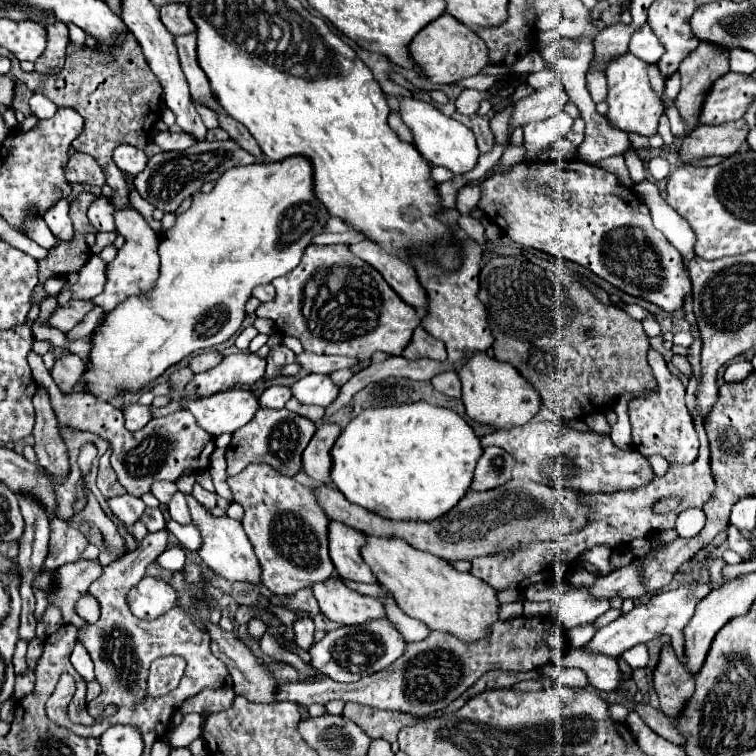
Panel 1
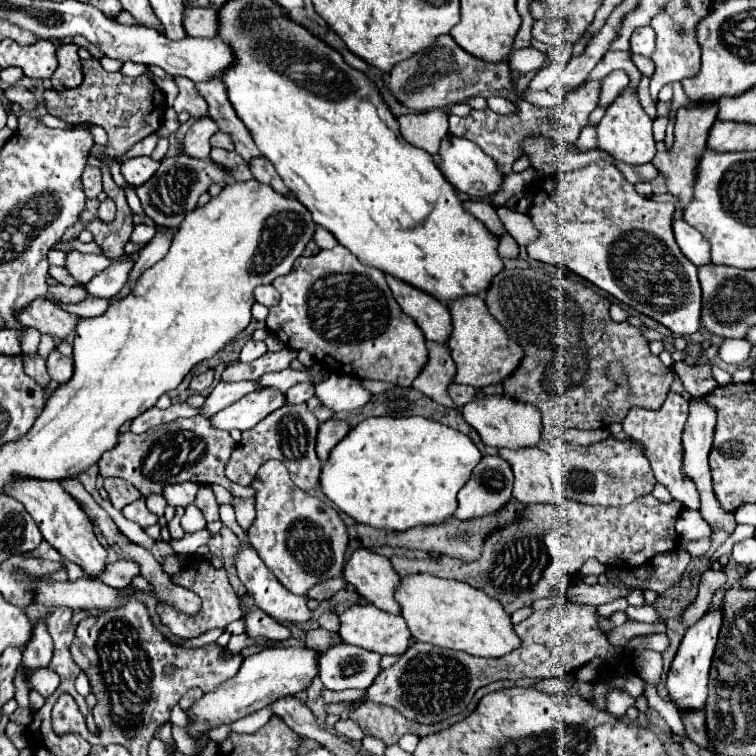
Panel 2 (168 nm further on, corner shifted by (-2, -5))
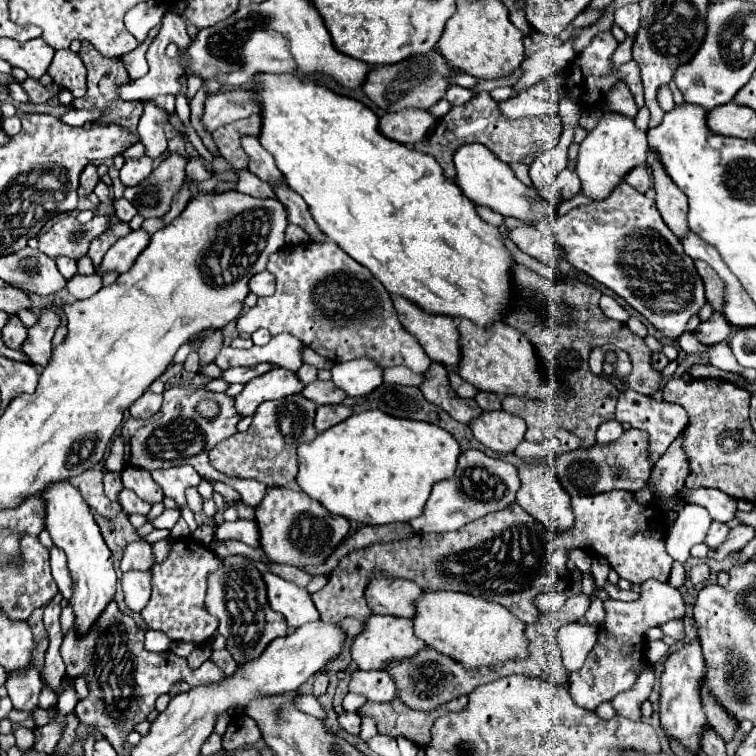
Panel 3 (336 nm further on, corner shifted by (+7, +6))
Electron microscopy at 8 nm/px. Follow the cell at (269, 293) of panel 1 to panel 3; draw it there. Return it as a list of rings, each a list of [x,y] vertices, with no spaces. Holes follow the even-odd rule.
[[[262,270],[250,278],[250,290],[256,296],[270,296],[274,292],[274,276],[268,270]]]

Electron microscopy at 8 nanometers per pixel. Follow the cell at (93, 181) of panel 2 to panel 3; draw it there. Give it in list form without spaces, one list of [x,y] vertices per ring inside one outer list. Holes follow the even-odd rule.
[[[88,164],[80,176],[80,196],[88,196],[92,194],[94,186],[98,184],[98,174],[96,174],[96,166],[94,164]]]

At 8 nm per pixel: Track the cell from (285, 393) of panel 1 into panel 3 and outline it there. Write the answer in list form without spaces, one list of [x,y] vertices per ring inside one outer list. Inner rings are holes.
[[[304,364],[296,374],[298,374],[298,378],[300,378],[304,384],[310,384],[312,380],[318,378],[318,368],[314,368],[314,366],[310,366],[310,364]]]

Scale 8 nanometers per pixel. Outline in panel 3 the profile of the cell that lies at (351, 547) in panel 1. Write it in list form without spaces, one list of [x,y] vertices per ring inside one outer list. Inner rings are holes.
[[[374,576],[366,590],[366,600],[374,614],[398,616],[412,620],[416,616],[416,602],[422,598],[422,590],[410,580],[390,580],[386,576]]]

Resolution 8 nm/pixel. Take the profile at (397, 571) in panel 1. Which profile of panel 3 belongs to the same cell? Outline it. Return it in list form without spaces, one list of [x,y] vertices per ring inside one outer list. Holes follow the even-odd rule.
[[[424,592],[422,600],[418,602],[418,614],[414,616],[414,634],[424,640],[430,648],[436,652],[450,656],[458,664],[462,664],[464,670],[476,670],[476,668],[490,668],[508,660],[526,660],[528,658],[528,638],[524,636],[526,624],[506,612],[500,604],[478,600],[476,596],[466,596],[462,592]]]

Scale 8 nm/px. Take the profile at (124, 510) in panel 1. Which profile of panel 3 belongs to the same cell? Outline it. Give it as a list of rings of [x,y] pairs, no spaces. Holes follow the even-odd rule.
[[[126,488],[120,492],[118,502],[120,502],[120,506],[124,508],[126,514],[142,514],[142,516],[148,516],[148,512],[150,512],[150,508],[152,508],[152,504],[144,502],[144,500],[138,498],[132,490],[126,490]]]

